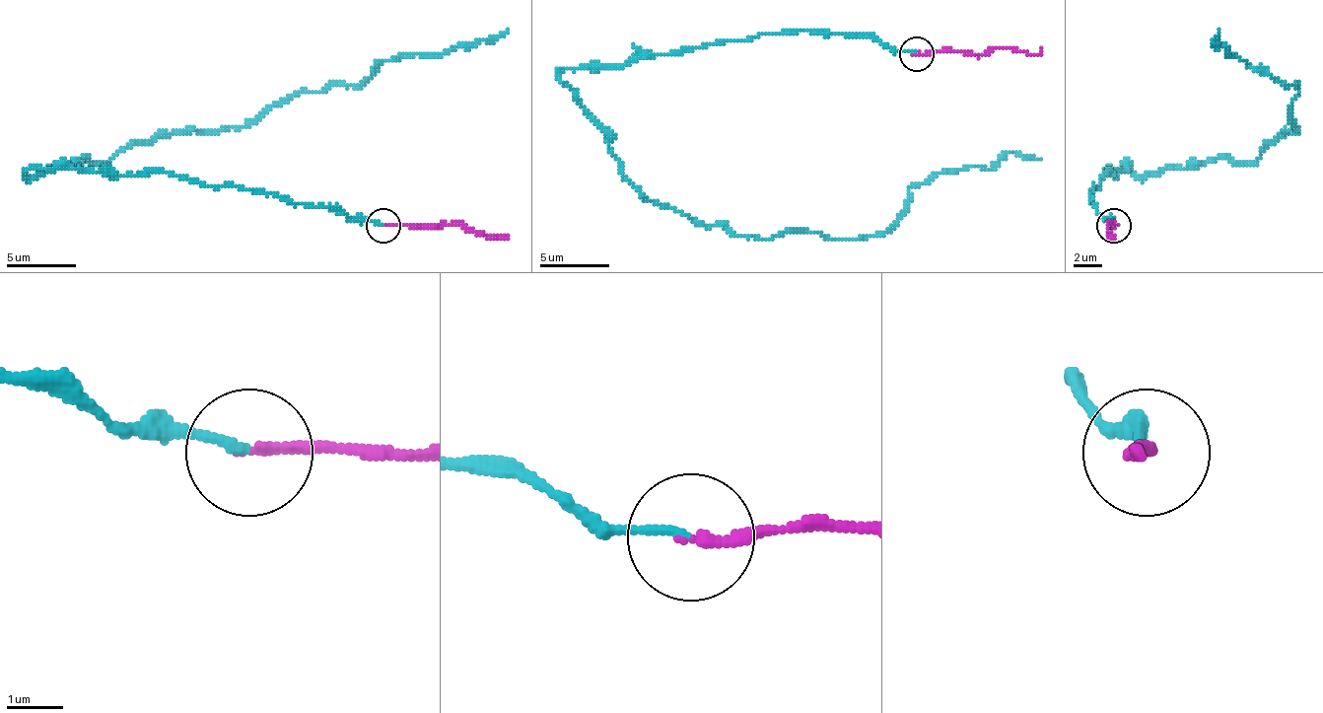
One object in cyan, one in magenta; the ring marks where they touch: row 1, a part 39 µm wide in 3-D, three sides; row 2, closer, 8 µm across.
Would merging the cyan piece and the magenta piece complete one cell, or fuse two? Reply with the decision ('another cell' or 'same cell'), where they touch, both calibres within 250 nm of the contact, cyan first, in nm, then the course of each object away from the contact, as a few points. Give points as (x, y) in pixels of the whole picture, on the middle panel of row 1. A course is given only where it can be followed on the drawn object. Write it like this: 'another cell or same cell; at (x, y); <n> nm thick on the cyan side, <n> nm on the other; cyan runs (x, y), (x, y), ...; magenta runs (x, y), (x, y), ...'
same cell; at (916, 53); 140 nm thick on the cyan side, 180 nm on the other; cyan runs (915, 54), (803, 30), (560, 75), (644, 194), (737, 236), (880, 236), (940, 173), (1041, 159); magenta runs (915, 54), (989, 54), (1009, 47), (1037, 54), (1041, 47)

